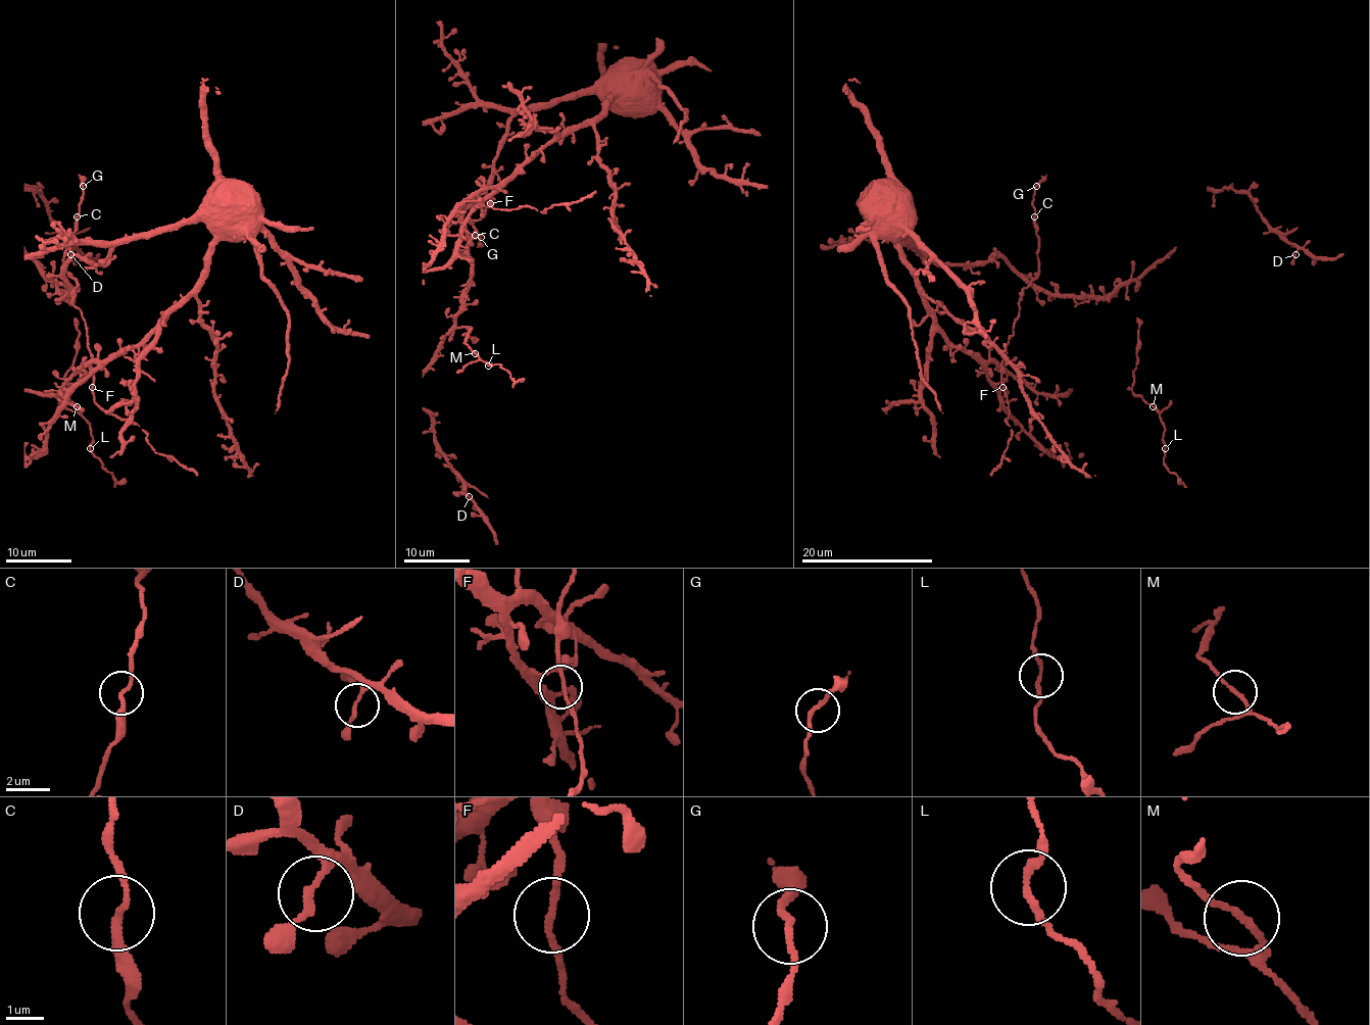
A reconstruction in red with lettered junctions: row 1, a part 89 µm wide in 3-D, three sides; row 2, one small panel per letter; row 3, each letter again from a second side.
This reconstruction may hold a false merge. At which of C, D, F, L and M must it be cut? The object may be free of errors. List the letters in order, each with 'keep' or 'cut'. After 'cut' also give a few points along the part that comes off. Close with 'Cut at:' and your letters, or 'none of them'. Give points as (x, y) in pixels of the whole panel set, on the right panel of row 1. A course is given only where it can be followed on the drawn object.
C: keep
D: keep
F: keep
L: keep
M: keep
Cut at: none of them

